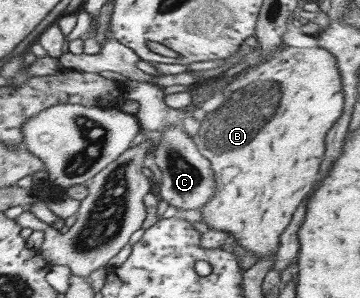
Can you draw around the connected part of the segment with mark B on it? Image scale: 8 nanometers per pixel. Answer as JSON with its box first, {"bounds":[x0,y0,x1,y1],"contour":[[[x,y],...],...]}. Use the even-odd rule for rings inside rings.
{"bounds":[193,46,344,259],"contour":[[[283,46],[281,52],[277,52],[268,62],[252,63],[251,68],[240,76],[236,75],[232,83],[225,88],[221,88],[220,93],[214,94],[208,100],[205,100],[201,108],[207,112],[201,121],[201,128],[198,134],[193,137],[195,146],[201,155],[209,159],[211,168],[214,170],[214,181],[216,184],[213,198],[207,201],[201,208],[203,220],[207,223],[210,230],[222,230],[231,238],[235,238],[238,246],[242,248],[241,252],[253,252],[257,258],[261,259],[268,254],[274,254],[278,251],[280,236],[289,226],[293,212],[301,204],[301,201],[311,192],[318,180],[319,166],[325,156],[325,136],[327,131],[335,124],[335,121],[341,116],[344,105],[344,94],[342,93],[342,78],[337,68],[337,61],[329,51],[320,46],[311,48],[298,48],[292,46]]]}

